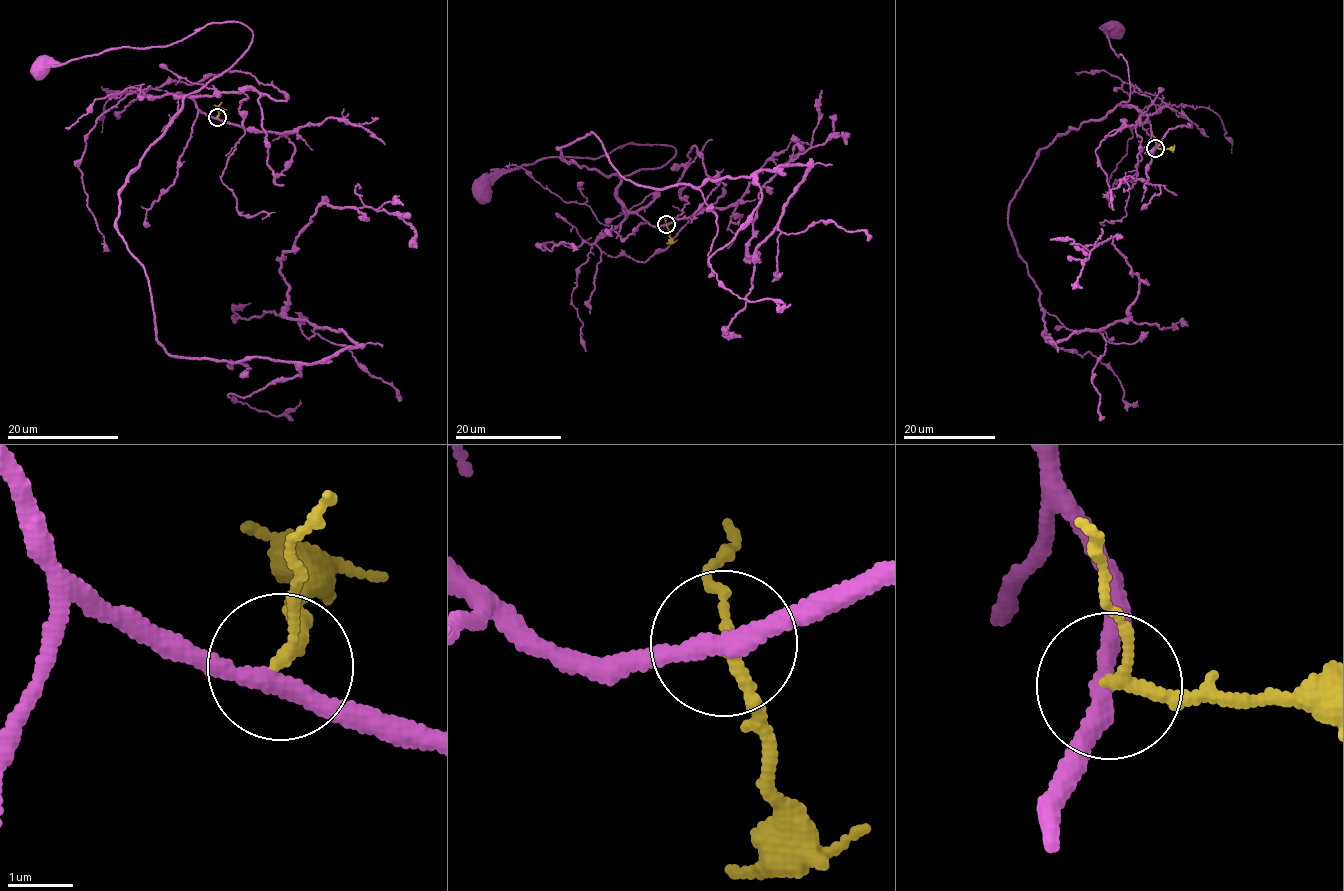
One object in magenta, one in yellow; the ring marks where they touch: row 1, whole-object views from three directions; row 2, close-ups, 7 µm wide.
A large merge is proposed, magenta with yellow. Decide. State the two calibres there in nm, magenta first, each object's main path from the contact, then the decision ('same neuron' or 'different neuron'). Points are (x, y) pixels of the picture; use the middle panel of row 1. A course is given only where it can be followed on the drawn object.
280/140 nm | magenta via (665, 224), (618, 196), (623, 177), (674, 157), (659, 144), (537, 159), (500, 170), (484, 192) | yellow via (666, 224), (669, 236), (674, 241), (678, 239) | same neuron

